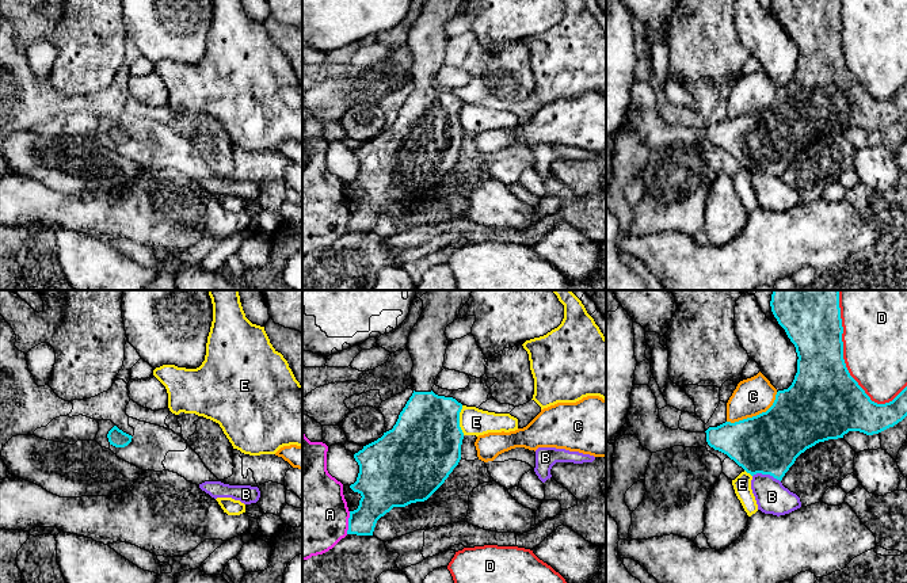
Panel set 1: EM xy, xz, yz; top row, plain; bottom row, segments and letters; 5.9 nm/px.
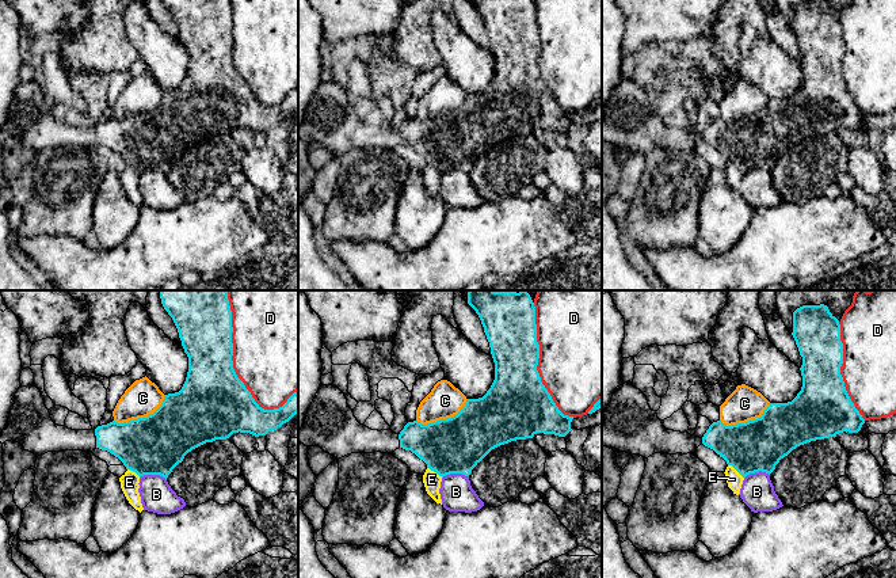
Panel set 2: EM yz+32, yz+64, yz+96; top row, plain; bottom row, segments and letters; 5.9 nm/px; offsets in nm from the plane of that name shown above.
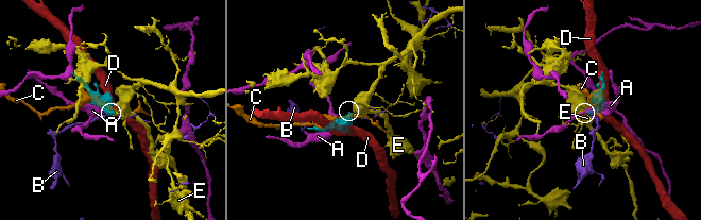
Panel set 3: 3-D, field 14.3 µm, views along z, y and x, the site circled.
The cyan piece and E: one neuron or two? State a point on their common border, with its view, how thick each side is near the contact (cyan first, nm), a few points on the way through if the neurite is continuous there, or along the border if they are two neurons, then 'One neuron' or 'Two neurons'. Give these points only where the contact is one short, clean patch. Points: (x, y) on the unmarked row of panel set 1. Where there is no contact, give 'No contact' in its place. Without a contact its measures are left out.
Touches cyan at xz (458, 117). Thickness 440 nm (cyan) against 160 nm. Boundary: xz (461, 102), (460, 125), (464, 130). Two neurons

